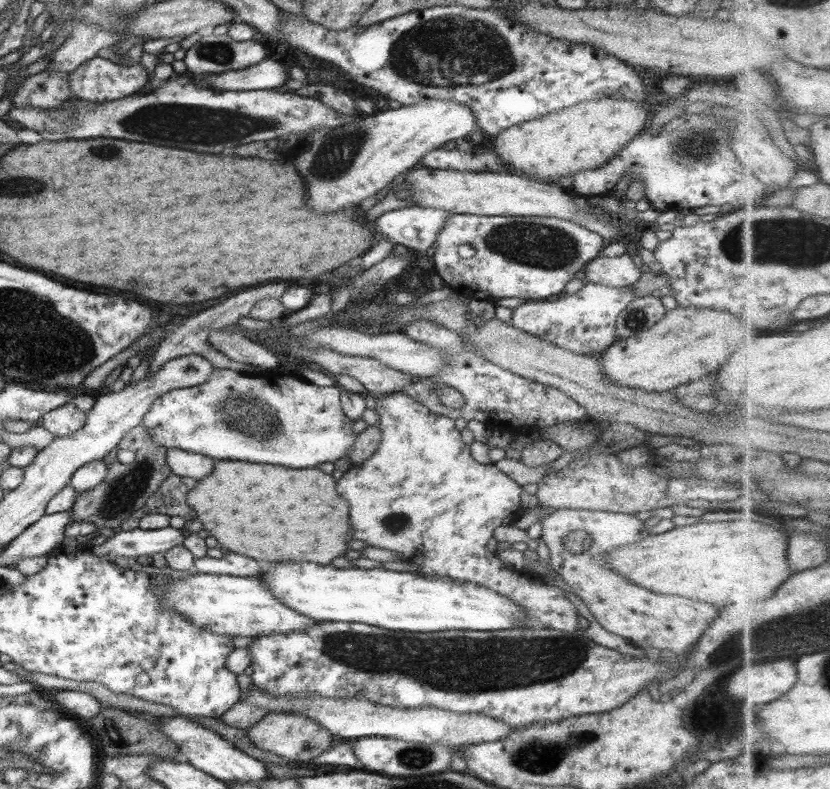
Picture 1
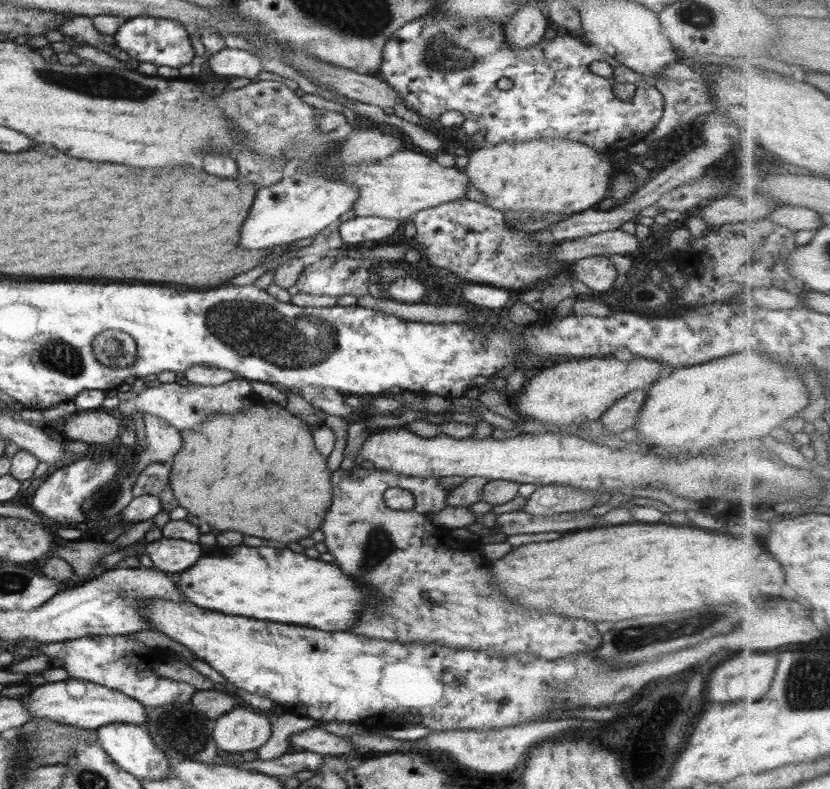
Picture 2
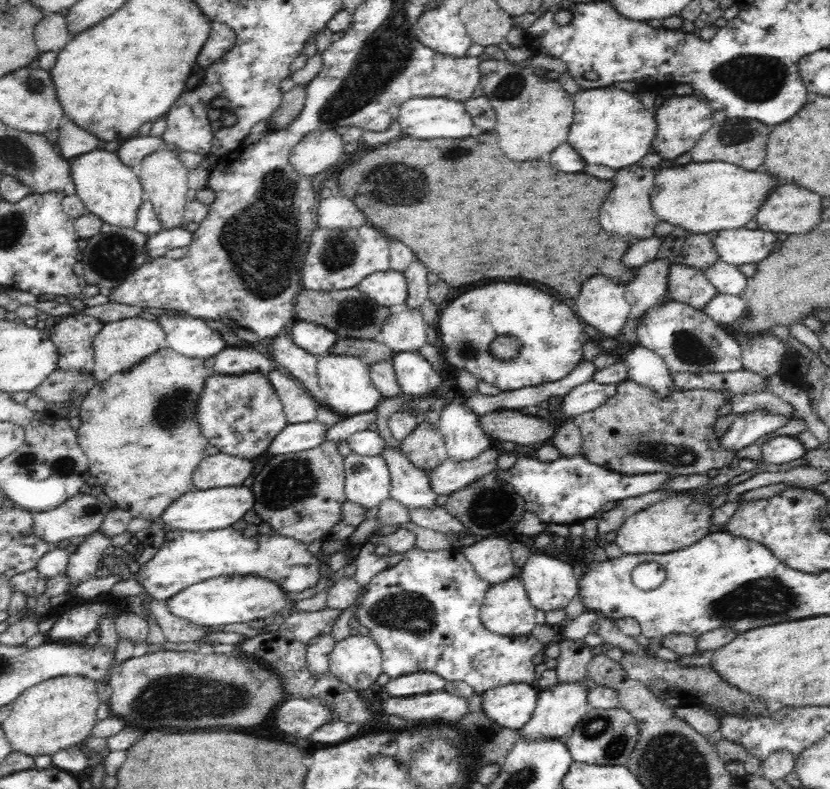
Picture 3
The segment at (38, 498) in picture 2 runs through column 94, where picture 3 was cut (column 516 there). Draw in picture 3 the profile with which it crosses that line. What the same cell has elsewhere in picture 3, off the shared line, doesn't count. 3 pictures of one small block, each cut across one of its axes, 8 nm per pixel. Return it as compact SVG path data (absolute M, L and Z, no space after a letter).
M582 453L561 456L554 462L540 462L534 458L518 458L518 462L506 470L496 472L500 485L514 487L514 492L524 498L524 512L530 511L544 523L571 526L598 516L610 501L624 500L662 488L674 474L655 472L626 476L592 464Z

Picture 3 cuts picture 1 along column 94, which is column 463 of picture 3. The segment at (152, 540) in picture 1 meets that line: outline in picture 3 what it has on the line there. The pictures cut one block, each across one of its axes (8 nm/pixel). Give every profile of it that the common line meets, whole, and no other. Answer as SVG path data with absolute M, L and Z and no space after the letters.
M479 538L472 546L462 546L461 552L474 567L478 576L492 586L518 575L510 542L506 538Z

